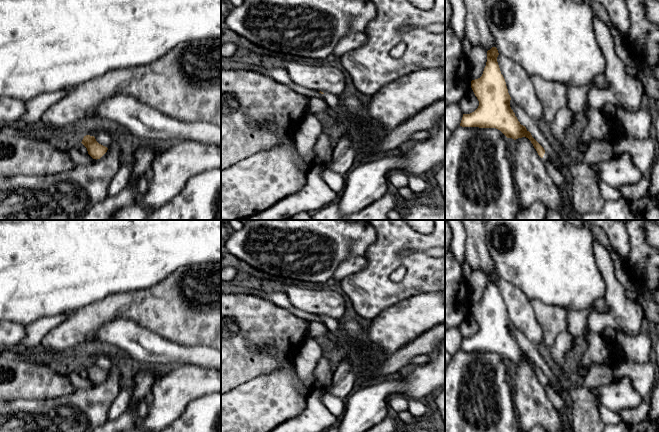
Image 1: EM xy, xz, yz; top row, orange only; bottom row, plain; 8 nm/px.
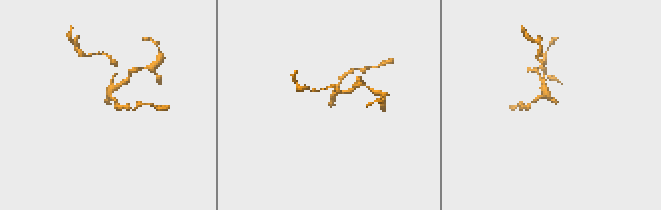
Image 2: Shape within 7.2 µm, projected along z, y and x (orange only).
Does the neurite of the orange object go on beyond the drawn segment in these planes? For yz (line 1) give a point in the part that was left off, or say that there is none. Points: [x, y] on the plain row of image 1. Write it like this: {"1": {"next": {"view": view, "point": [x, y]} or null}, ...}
{"1": {"next": {"view": "yz", "point": [546, 382]}}}

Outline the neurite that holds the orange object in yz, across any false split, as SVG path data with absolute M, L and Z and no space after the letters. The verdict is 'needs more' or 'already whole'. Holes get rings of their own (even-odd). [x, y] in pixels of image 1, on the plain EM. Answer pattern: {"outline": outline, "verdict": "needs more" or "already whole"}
{"outline": "M496 271L487 275L487 286L482 300L471 305L471 312L479 325L479 330L472 337L463 338L460 350L496 352L507 362L514 364L526 361L543 385L551 386L544 372L526 351L520 348L510 331L511 321L497 286L498 279Z", "verdict": "needs more"}

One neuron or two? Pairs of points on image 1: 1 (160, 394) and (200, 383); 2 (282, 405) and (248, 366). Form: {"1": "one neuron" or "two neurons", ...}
{"1": "one neuron", "2": "two neurons"}

